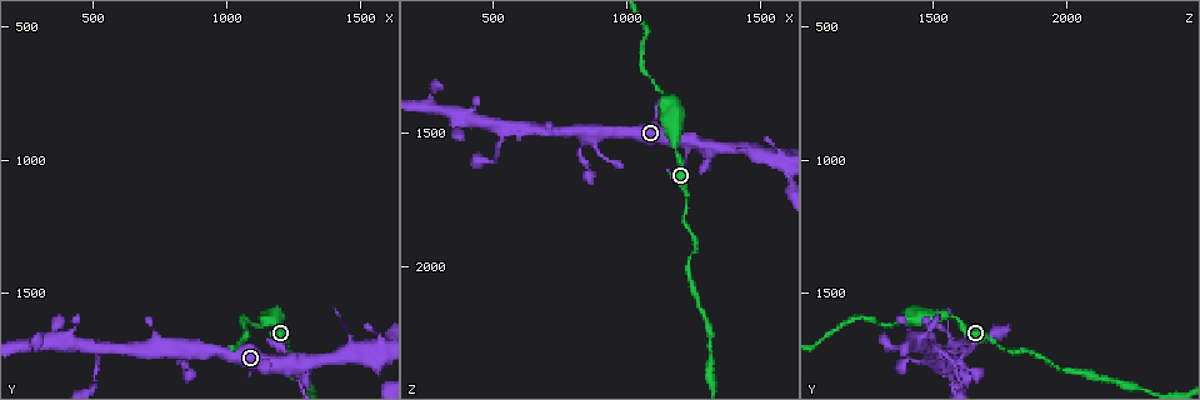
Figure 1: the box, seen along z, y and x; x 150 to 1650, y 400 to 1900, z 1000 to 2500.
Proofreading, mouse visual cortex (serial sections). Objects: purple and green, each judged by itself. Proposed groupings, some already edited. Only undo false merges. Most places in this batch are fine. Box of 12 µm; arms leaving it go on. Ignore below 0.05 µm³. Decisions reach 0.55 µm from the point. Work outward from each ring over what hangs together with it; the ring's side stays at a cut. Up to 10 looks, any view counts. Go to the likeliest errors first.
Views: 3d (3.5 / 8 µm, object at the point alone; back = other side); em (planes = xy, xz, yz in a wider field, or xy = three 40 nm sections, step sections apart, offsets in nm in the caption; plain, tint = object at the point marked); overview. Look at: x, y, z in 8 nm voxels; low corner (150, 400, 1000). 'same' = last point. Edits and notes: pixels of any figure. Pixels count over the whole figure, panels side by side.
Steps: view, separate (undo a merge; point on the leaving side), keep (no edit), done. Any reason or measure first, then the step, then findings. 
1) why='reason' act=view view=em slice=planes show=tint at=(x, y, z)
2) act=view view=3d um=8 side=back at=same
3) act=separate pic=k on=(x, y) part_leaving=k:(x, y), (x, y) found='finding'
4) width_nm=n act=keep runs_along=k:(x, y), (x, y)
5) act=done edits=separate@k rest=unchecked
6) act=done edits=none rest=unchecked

why='a narrow waist' act=view view=3d um=8 at=(1220, 1710, 1760)

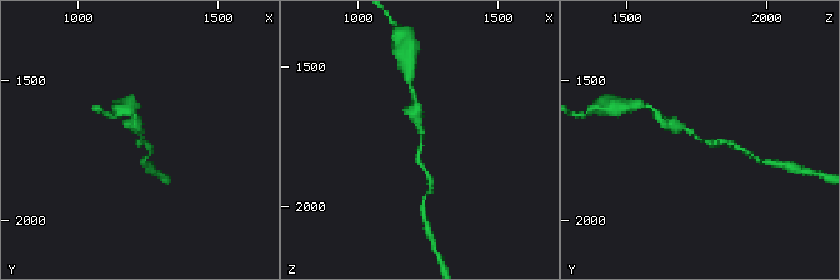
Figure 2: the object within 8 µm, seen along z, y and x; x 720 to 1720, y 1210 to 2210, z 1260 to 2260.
act=view view=3d um=3.5 at=(1230, 1710, 1770)

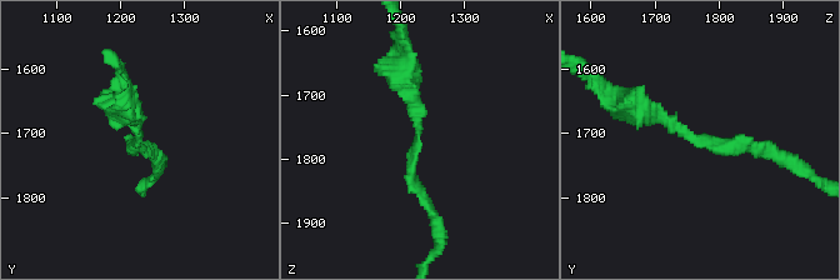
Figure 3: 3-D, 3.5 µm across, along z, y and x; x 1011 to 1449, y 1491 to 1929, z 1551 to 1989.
act=keep runs_along=3:(630, 105), (714, 148), (769, 148) found='one cell here'

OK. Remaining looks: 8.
why='abrupt turn' act=view view=3d um=3.5 at=(1240, 1770, 1540)

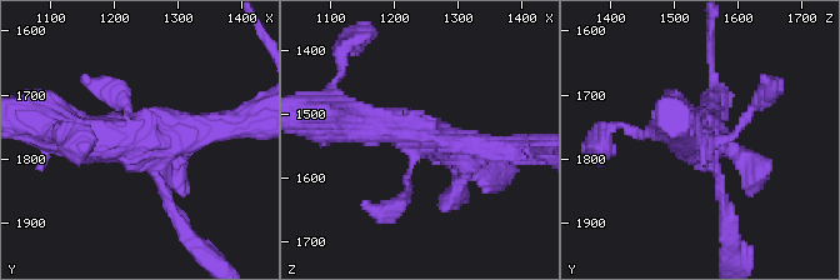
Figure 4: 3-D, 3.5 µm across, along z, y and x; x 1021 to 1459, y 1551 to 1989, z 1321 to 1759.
why='shape alone is not enough' act=view view=em slice=xy step=3 show=tint at=(1240, 1775, 1535)

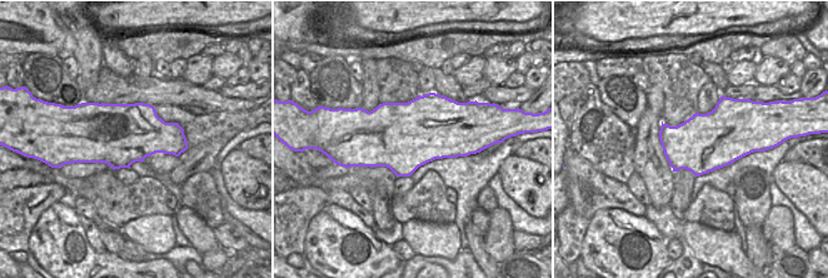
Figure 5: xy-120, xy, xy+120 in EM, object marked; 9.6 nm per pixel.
width_nm=650 act=keep runs_along=4:(323, 113), (500, 148) found='continuous, no second cell'

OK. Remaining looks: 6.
act=view view=em slice=xy step=3 show=tint at=(890, 1710, 1510)

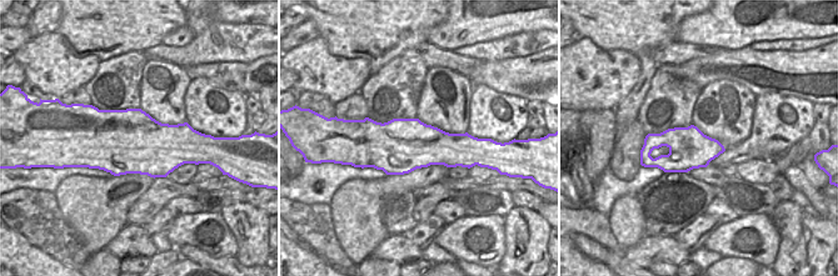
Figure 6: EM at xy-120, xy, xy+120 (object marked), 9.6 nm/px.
act=view view=3d um=3.5 at=same

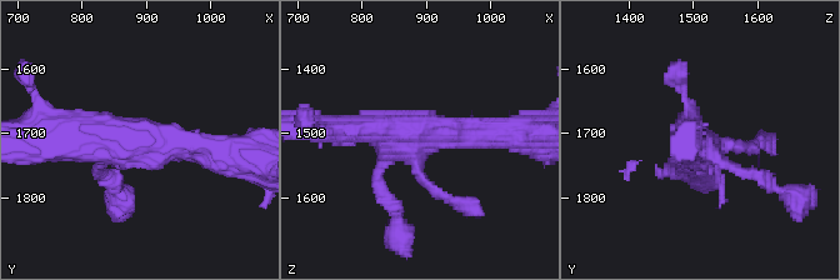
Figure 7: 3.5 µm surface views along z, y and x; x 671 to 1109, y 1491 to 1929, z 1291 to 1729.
act=keep runs_along=7:(213, 155), (105, 136), (48, 140) found='continuous, no second cell'

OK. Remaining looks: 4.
why='side arm on a straight run' act=view view=em slice=xy step=2 show=tint at=(560, 1700, 1480)

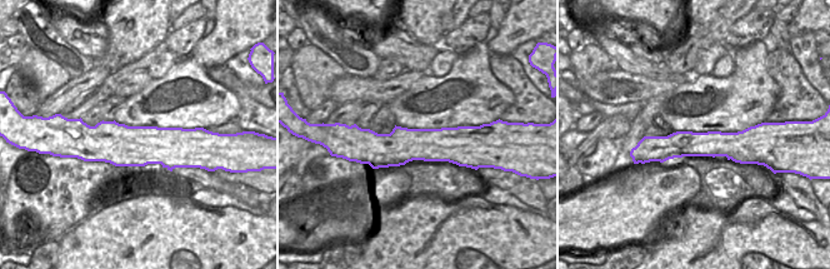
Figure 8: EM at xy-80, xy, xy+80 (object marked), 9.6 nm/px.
why='see where the arms go' act=view view=3d um=3.5 at=same

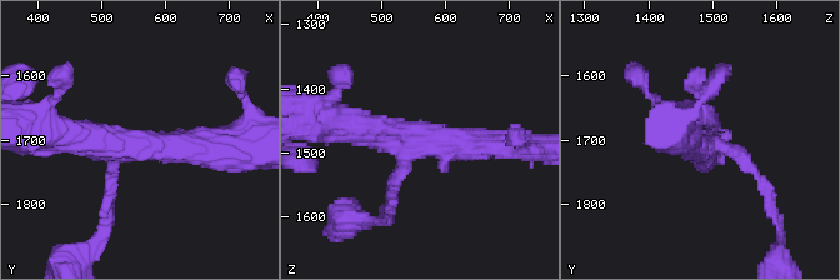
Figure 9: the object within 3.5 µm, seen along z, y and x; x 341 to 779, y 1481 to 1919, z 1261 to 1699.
arms=3 arm_widths_nm=150,350,400 act=keep runs_along=8:(471, 130), (456, 144), (364, 145) found='one cell here'

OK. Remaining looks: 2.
act=done edits=none rest=unchecked

